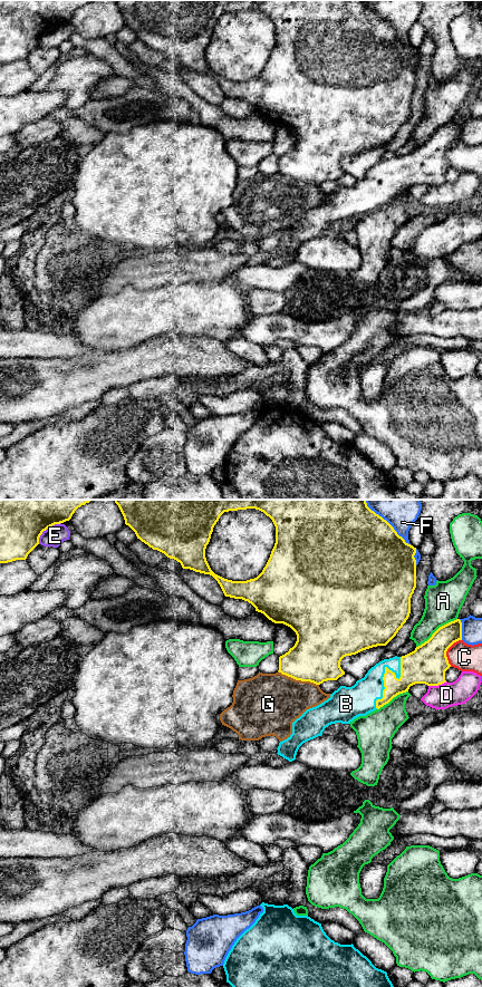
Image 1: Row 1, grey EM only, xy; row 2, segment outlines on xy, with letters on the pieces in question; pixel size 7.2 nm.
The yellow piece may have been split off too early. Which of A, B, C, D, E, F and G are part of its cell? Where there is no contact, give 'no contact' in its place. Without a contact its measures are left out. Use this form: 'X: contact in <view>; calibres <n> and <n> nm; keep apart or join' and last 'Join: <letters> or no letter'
A: contact in xy; calibres 280 and 280 nm; keep apart
B: contact in xy; calibres 240 and 220 nm; join
C: contact in xy; calibres 280 and 200 nm; keep apart
D: contact in xy; calibres 280 and 180 nm; keep apart
E: contact in xy; calibres 460 and 150 nm; keep apart
F: contact in xy; calibres 500 and 320 nm; keep apart
G: contact in xy; calibres 360 and 420 nm; keep apart
Join: B

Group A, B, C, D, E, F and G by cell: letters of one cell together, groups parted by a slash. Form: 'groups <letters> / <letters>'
groups A / B / C / D / E / F / G

